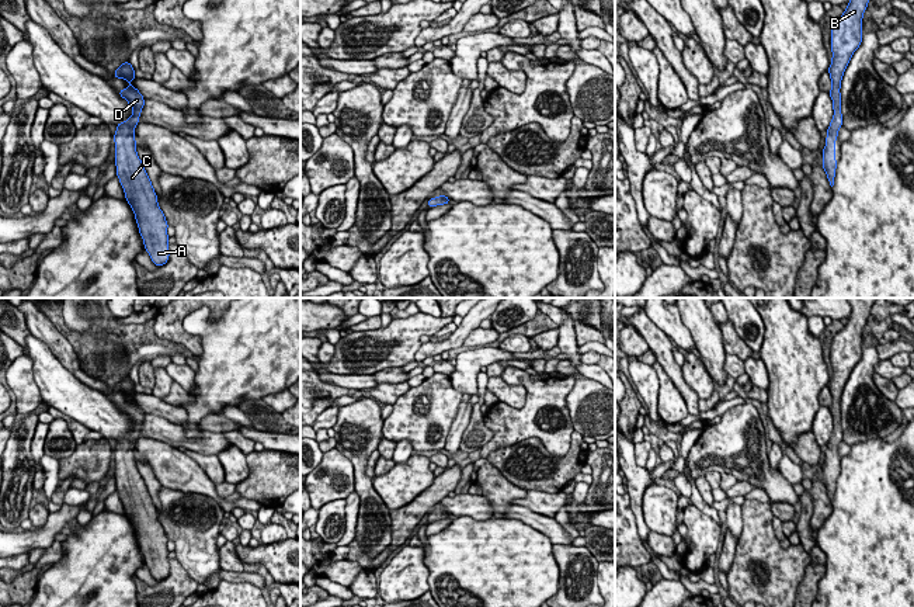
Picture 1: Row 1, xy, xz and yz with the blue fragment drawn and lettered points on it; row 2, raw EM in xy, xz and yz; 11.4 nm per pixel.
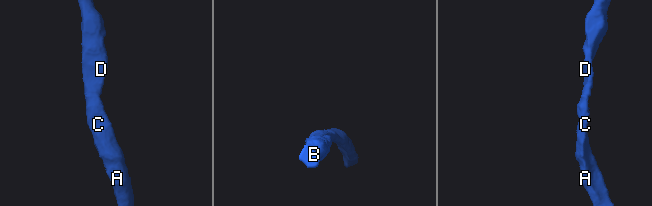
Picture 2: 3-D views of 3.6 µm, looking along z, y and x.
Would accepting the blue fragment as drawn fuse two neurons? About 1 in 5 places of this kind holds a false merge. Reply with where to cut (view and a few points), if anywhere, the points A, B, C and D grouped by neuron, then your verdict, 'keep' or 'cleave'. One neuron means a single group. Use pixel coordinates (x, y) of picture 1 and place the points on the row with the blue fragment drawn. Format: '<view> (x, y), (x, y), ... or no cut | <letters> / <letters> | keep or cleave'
no cut | A B C D | keep

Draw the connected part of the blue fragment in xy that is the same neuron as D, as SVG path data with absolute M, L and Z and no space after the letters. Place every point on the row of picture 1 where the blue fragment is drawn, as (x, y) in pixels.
M128 60L115 70L114 77L124 79L129 83L129 86L118 91L118 94L125 98L133 110L126 121L117 124L117 132L114 133L117 177L135 214L146 252L154 266L164 266L170 256L170 243L167 242L168 223L159 207L156 191L153 190L145 166L138 156L135 141L135 126L139 124L145 98L139 90L131 84L136 76L135 69Z

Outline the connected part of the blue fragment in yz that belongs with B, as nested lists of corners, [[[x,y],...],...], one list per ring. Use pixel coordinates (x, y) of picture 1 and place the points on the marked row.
[[[849,0],[844,14],[834,21],[831,28],[831,65],[828,67],[831,79],[830,97],[833,100],[834,115],[827,128],[826,146],[823,153],[823,169],[827,173],[830,185],[834,185],[837,160],[835,160],[835,139],[838,138],[838,129],[842,126],[841,114],[841,80],[844,72],[852,58],[854,52],[862,44],[862,18],[868,10],[869,0]]]

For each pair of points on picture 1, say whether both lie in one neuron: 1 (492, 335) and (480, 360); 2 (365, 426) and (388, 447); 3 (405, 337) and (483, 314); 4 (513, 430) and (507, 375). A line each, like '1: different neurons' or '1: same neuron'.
1: different neurons
2: different neurons
3: different neurons
4: same neuron

